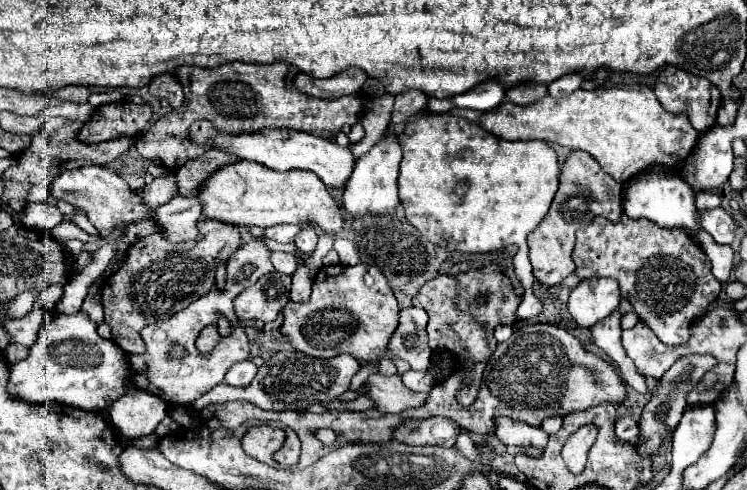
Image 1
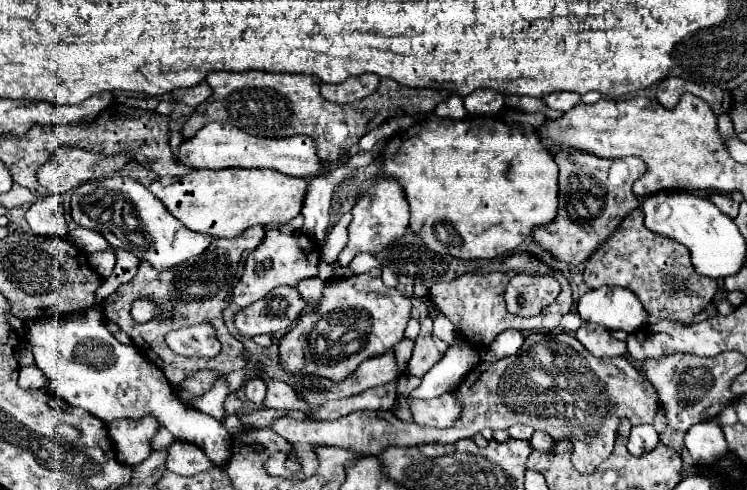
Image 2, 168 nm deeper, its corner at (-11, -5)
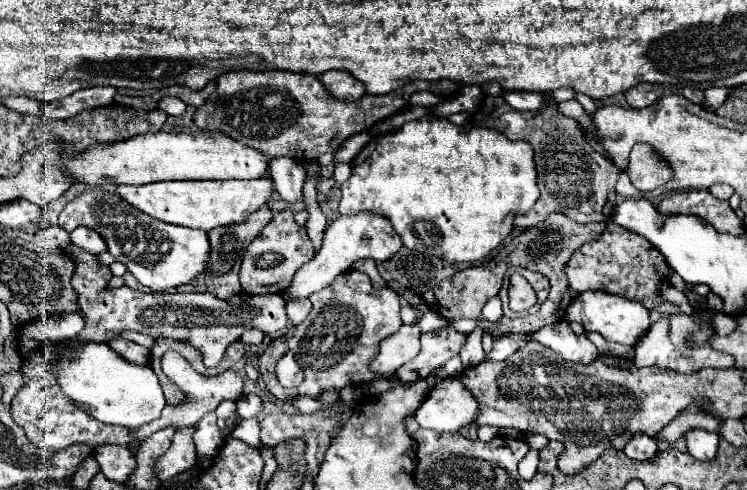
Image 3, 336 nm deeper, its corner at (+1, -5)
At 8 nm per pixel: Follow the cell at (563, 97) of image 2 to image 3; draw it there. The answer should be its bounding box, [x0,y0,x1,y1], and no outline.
[504,90,544,112]

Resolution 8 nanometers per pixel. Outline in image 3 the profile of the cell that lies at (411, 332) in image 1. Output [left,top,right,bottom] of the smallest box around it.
[396,326,466,382]

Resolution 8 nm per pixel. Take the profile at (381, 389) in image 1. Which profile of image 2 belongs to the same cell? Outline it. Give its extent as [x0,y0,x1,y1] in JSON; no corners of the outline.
[408,394,460,428]

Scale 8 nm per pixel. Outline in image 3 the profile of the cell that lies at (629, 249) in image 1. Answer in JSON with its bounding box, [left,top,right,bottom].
[564,222,668,310]

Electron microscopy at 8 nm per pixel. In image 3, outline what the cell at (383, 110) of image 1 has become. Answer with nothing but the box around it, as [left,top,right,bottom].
[116,178,272,230]

